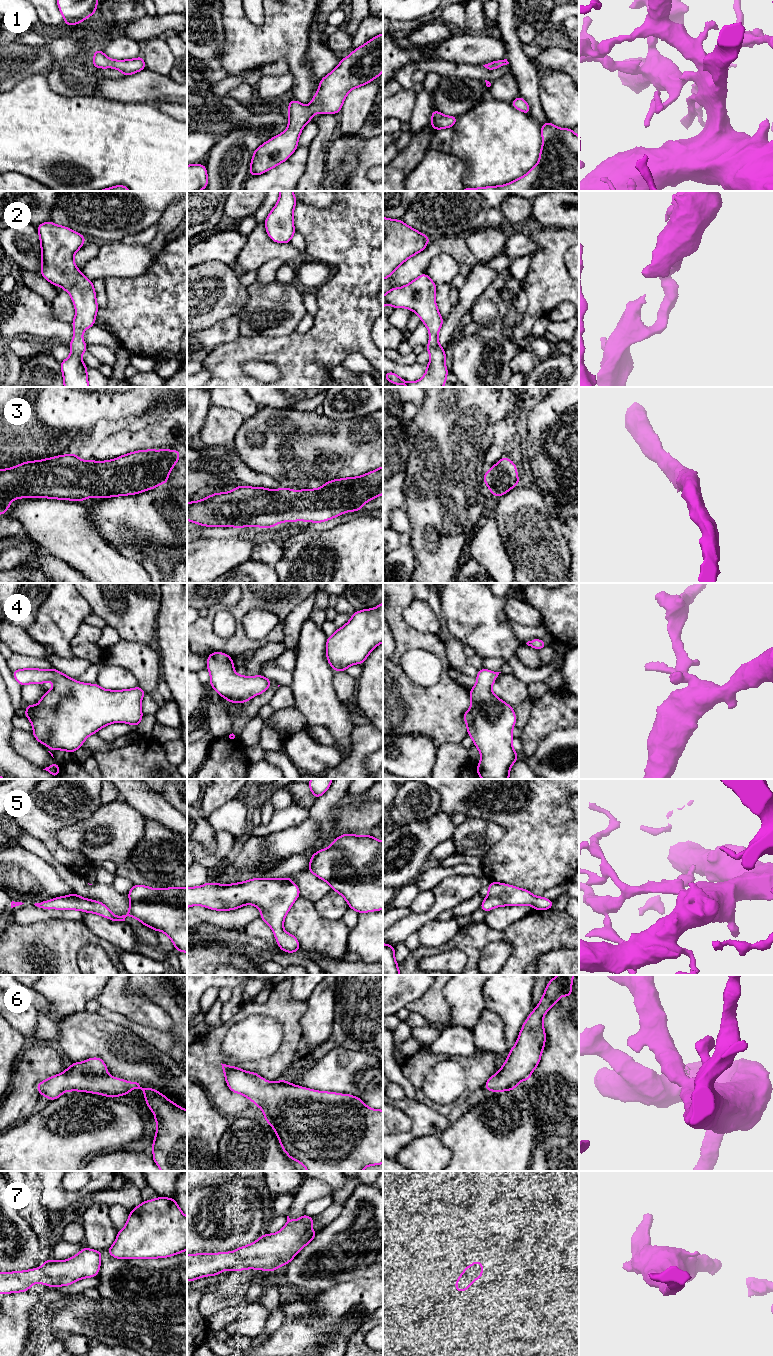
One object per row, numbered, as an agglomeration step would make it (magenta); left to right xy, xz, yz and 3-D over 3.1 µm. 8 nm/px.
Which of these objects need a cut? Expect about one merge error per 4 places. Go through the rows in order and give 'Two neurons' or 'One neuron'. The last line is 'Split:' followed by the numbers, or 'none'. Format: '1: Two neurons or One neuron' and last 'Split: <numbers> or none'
1: One neuron
2: One neuron
3: One neuron
4: One neuron
5: One neuron
6: One neuron
7: One neuron
Split: none

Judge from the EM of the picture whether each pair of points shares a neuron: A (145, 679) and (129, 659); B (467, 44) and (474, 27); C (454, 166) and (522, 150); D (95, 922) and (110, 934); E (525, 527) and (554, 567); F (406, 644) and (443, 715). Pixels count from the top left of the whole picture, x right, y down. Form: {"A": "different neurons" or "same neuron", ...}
{"A": "same neuron", "B": "different neurons", "C": "different neurons", "D": "same neuron", "E": "same neuron", "F": "same neuron"}

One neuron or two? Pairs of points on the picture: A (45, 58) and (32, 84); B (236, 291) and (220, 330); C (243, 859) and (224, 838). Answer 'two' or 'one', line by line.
A: two
B: two
C: two

